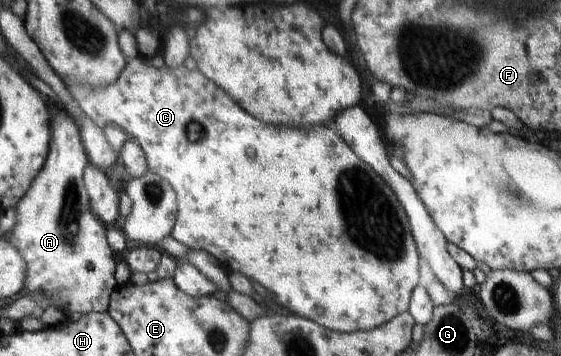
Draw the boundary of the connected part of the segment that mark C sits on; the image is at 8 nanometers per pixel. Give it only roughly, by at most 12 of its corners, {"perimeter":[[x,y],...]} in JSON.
{"perimeter":[[201,71],[65,83],[143,149],[171,237],[331,331],[409,309],[391,187]]}

